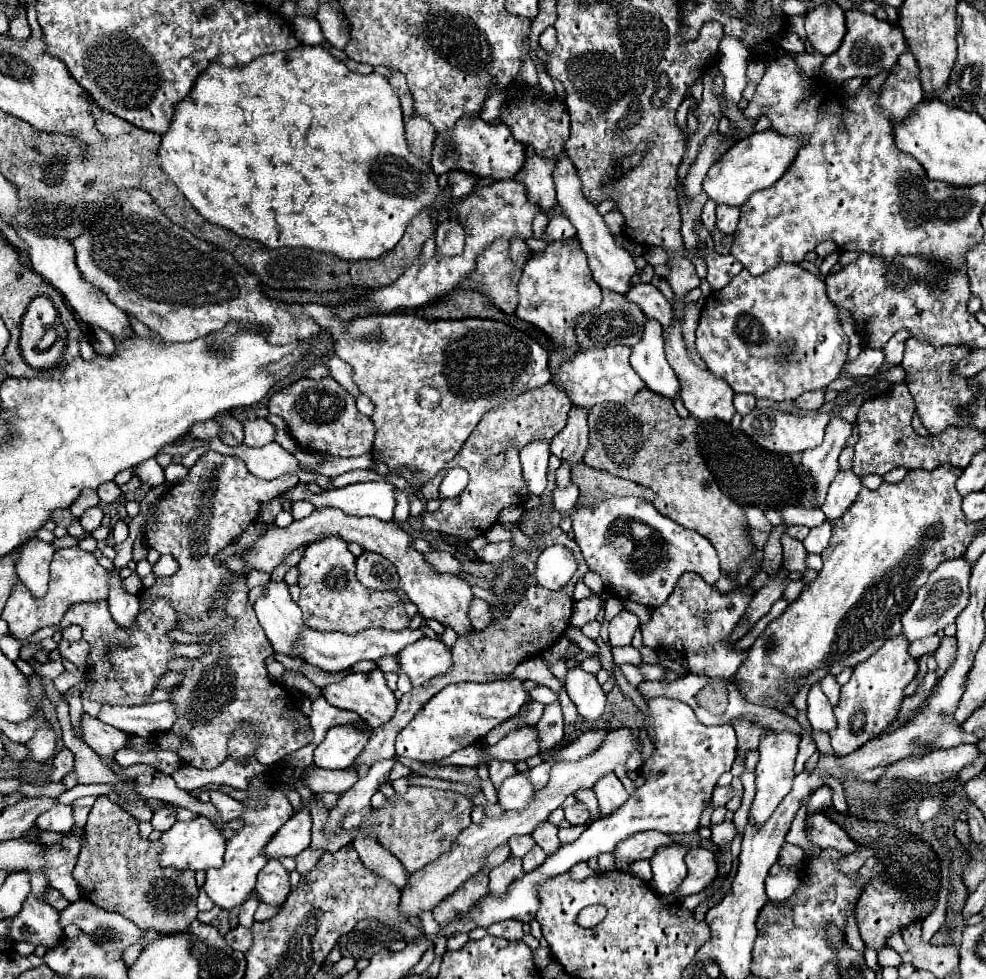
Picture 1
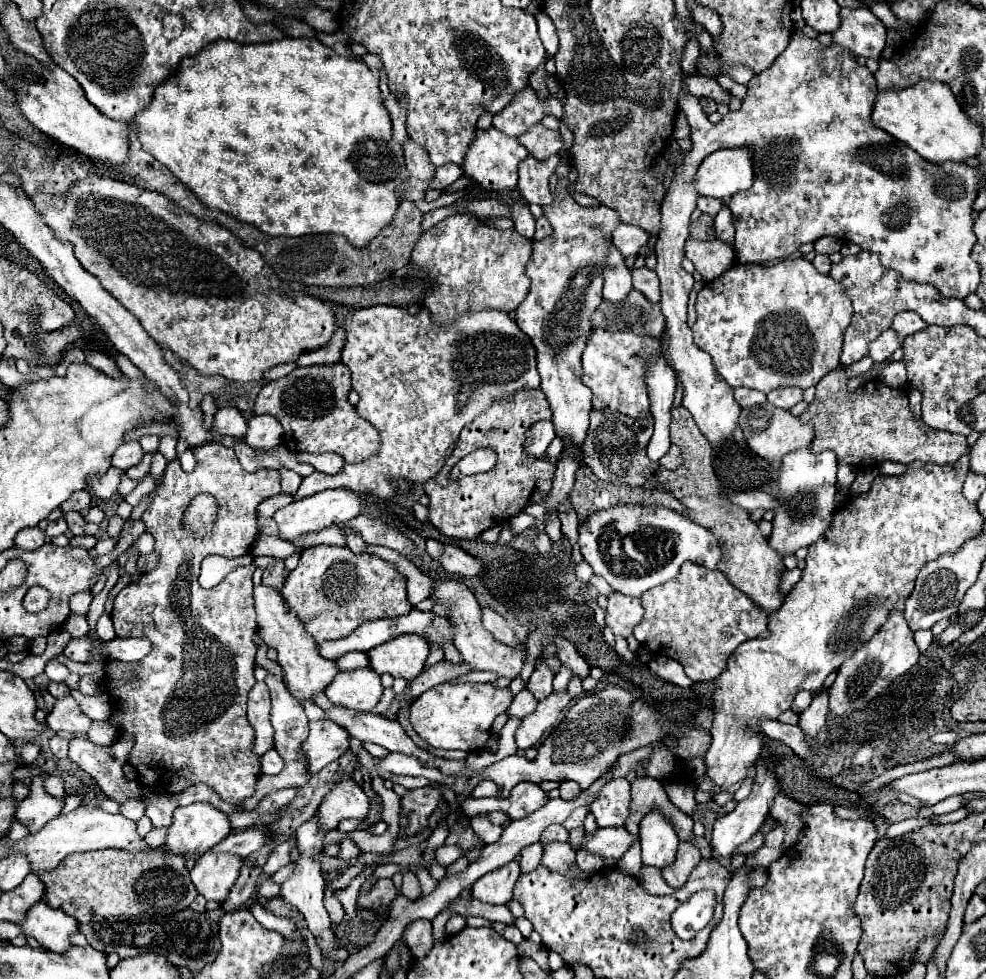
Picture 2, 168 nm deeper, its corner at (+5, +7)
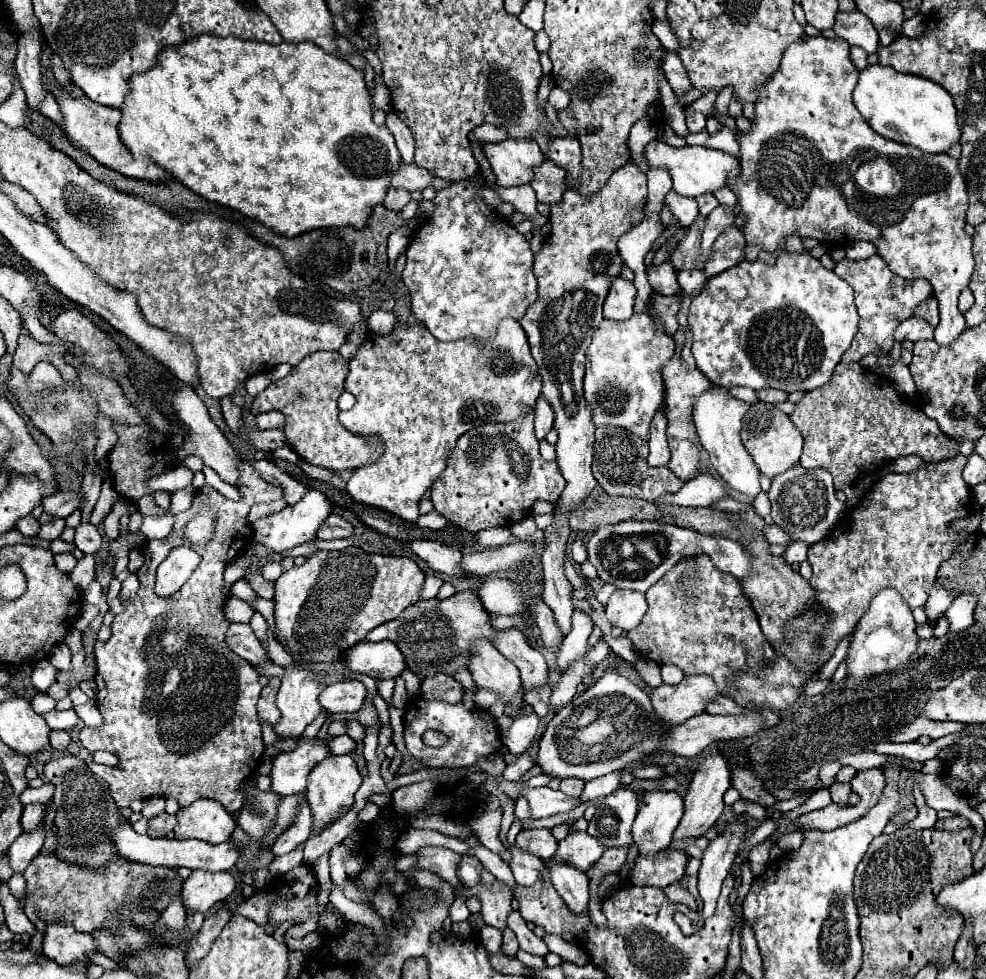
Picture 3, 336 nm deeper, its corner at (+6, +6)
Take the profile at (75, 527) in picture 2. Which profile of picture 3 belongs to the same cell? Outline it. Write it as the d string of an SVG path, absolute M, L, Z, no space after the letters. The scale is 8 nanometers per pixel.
M79 524L75 532L75 546L83 554L97 554L103 546L103 538L93 524Z

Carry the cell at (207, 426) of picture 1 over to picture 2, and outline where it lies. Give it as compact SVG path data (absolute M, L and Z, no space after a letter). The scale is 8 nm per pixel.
M222 407L214 415L212 431L216 435L232 435L232 437L244 437L246 435L246 419L236 407Z

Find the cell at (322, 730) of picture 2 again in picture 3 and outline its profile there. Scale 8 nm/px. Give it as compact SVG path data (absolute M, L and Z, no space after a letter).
M299 738L299 748L293 752L281 752L273 758L271 790L279 796L305 792L309 772L329 756L325 740Z

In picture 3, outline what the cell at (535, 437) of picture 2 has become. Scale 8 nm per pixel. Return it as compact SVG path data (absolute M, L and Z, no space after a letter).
M541 396L535 404L535 436L537 436L537 440L545 438L545 434L553 428L553 420L555 420L555 412L549 406L549 402Z

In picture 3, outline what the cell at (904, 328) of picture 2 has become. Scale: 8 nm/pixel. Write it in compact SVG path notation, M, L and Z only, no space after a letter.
M931 296L929 300L921 302L921 304L917 306L917 310L915 310L915 316L921 316L921 318L925 318L927 322L931 322L933 326L937 326L937 324L939 324L939 310L937 310L937 300Z

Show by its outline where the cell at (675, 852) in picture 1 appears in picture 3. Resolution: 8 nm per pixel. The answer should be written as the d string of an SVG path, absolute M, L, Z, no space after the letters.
M643 790L639 812L633 822L633 838L639 852L655 856L671 844L673 832L683 816L683 798L677 792Z

